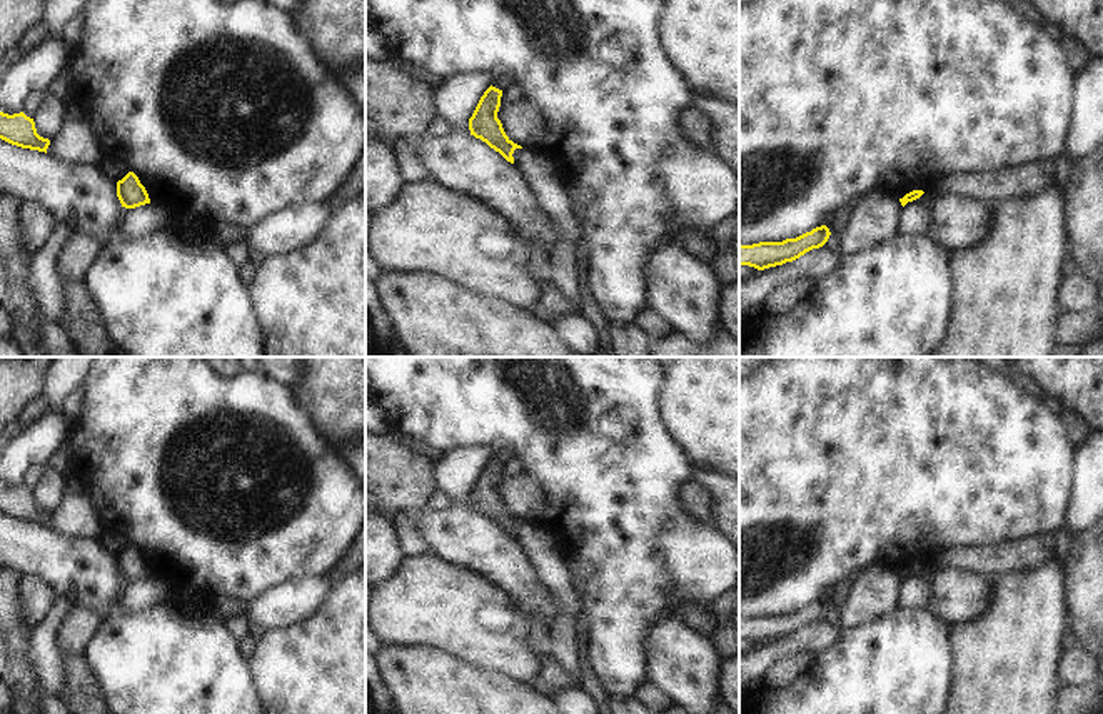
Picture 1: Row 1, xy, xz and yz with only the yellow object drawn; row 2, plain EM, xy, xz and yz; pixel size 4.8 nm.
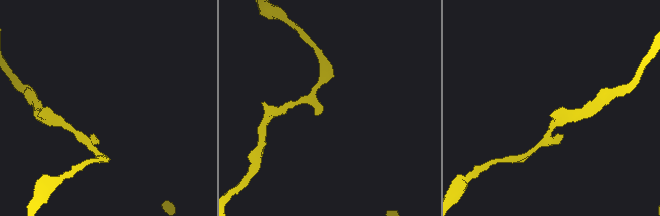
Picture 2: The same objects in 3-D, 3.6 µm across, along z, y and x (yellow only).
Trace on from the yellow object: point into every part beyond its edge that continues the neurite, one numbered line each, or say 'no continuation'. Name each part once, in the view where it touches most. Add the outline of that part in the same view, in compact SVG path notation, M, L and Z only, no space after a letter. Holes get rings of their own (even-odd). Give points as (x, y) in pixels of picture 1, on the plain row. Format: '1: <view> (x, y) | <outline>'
no continuation

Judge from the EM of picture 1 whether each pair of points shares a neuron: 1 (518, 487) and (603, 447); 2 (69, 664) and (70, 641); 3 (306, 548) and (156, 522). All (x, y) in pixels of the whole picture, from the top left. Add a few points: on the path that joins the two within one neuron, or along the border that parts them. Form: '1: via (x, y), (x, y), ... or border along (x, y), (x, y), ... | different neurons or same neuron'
1: border along (523, 471), (543, 491), (544, 507), (534, 517) | different neurons
2: border along (62, 653), (77, 653), (80, 656) | different neurons
3: via (269, 544), (231, 544), (192, 527) | same neuron

